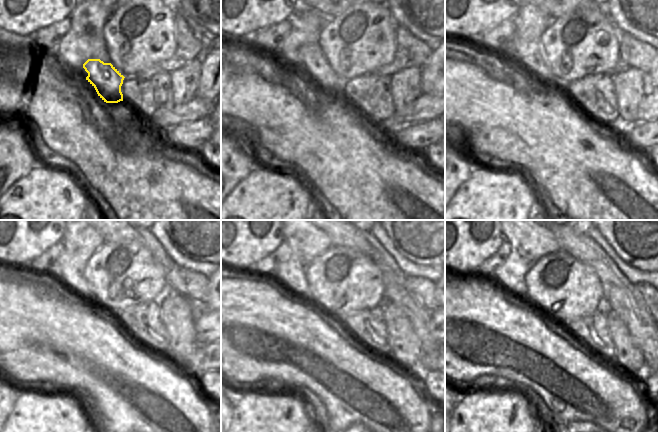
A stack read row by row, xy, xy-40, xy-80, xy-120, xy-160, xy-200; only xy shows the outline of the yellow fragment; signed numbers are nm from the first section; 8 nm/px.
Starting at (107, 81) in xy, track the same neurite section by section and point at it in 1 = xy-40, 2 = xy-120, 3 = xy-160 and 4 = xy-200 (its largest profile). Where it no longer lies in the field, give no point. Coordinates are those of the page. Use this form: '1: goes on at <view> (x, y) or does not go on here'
1: goes on at xy-40 (310, 21)
2: goes on at xy-120 (80, 240)
3: goes on at xy-160 (306, 241)
4: goes on at xy-200 (530, 240)

